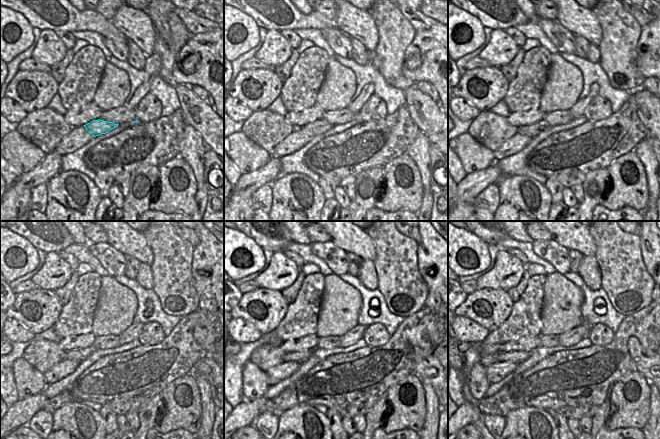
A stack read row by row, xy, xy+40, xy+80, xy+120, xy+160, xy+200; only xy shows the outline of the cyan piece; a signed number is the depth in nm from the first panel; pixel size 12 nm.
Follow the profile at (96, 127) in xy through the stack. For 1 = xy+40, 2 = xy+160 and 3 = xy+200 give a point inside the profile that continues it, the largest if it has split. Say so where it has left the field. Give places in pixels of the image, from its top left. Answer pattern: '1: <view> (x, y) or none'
1: xy+40 (319, 127)
2: xy+160 (299, 357)
3: xy+200 (517, 357)

